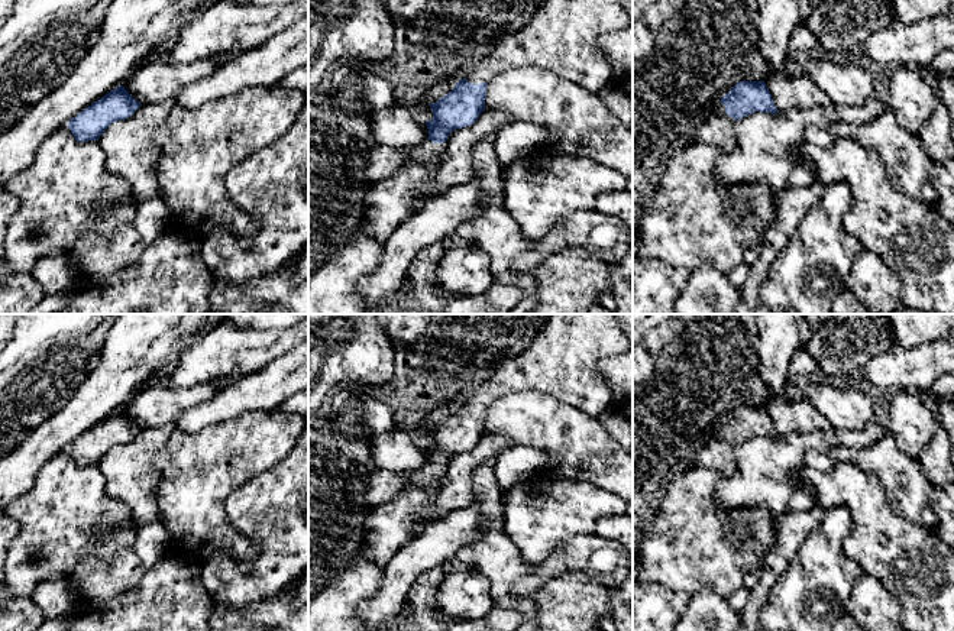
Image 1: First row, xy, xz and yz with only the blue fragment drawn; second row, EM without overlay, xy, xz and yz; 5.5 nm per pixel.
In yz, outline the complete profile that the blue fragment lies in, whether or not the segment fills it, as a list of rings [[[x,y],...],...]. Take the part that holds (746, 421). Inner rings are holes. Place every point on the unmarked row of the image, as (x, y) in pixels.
[[[740,405],[721,423],[718,431],[701,443],[695,465],[730,478],[737,470],[734,446],[754,436],[776,439],[779,434],[764,405]]]

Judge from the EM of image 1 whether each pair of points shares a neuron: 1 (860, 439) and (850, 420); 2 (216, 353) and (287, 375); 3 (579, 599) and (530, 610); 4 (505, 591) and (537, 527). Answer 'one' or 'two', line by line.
1: two
2: two
3: two
4: two

